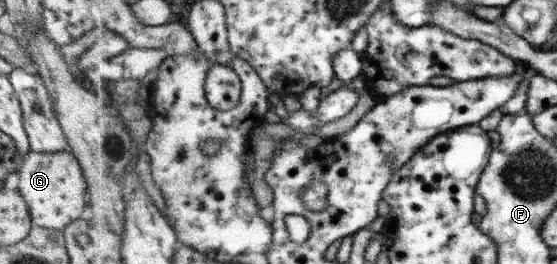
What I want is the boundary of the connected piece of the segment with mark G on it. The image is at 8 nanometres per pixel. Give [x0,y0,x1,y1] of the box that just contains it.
[17,150,87,230]

